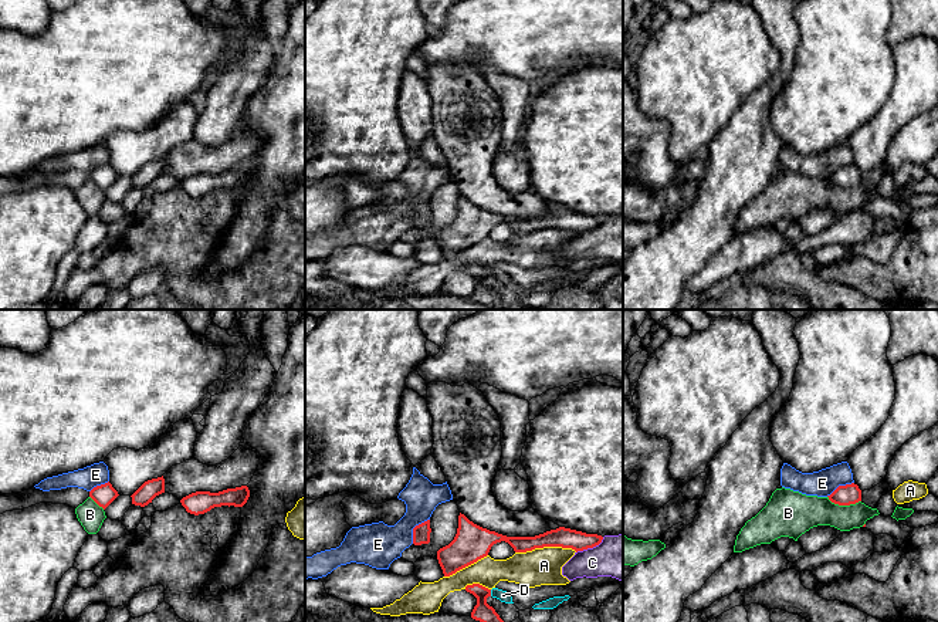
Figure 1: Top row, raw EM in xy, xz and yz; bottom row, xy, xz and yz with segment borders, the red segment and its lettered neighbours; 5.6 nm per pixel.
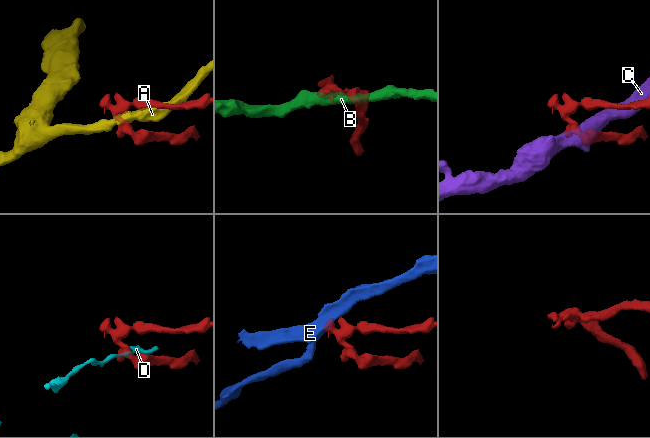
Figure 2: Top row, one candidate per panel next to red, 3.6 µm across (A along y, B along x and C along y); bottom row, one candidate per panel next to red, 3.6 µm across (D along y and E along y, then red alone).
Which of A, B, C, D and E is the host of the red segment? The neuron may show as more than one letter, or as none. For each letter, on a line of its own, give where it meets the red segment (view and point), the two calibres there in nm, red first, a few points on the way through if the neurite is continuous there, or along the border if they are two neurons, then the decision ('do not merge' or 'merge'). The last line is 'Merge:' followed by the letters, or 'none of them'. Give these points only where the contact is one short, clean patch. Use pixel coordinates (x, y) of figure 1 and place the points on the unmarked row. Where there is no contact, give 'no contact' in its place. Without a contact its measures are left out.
A: meets red in xz at (545, 227); 110 nm thick on the red side, 200 nm on the other; do not merge
B: meets red in yz at (843, 186); 120 nm thick on the red side, 200 nm on the other; border along yz (828, 178), (839, 186), (860, 183); do not merge
C: meets red in xz at (591, 229); 110 nm thick on the red side, 260 nm on the other; do not merge
D: meets red in xz at (490, 274); 110 nm thick on the red side, 60 nm on the other; do not merge
E: meets red in xz at (413, 210); 100 nm thick on the red side, 260 nm on the other; border along xz (429, 200), (413, 210), (412, 225); do not merge
Merge: none of them

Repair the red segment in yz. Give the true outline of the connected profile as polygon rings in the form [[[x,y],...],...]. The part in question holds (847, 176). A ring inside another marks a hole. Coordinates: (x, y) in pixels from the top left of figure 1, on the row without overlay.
[[[857,166],[839,168],[830,178],[829,182],[839,187],[850,187],[861,183],[861,172]]]

